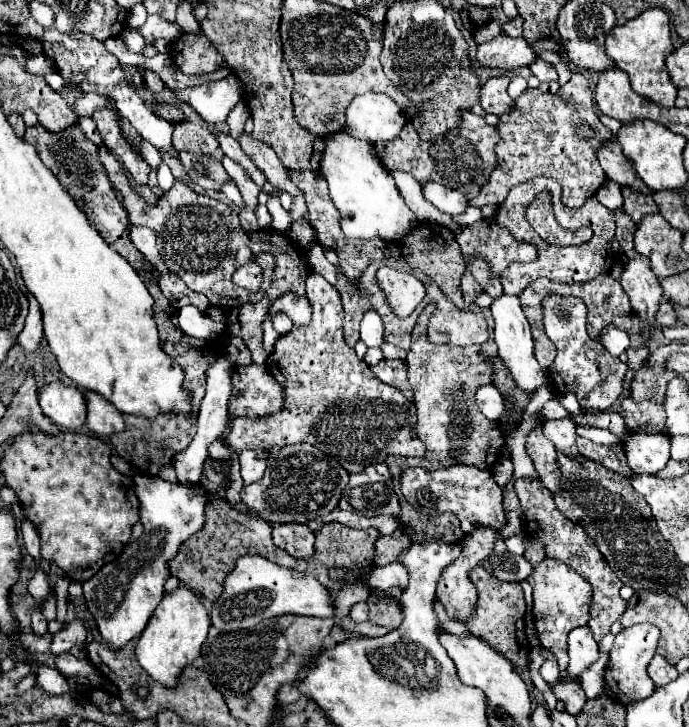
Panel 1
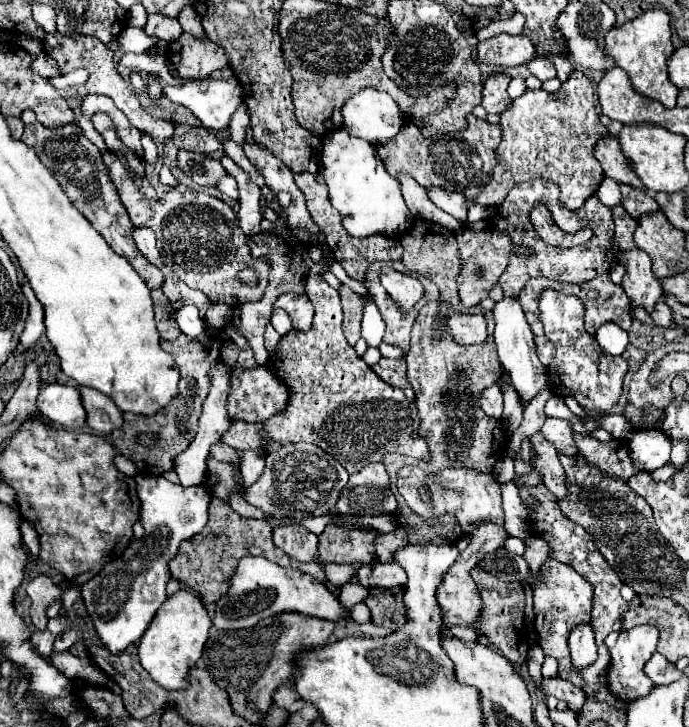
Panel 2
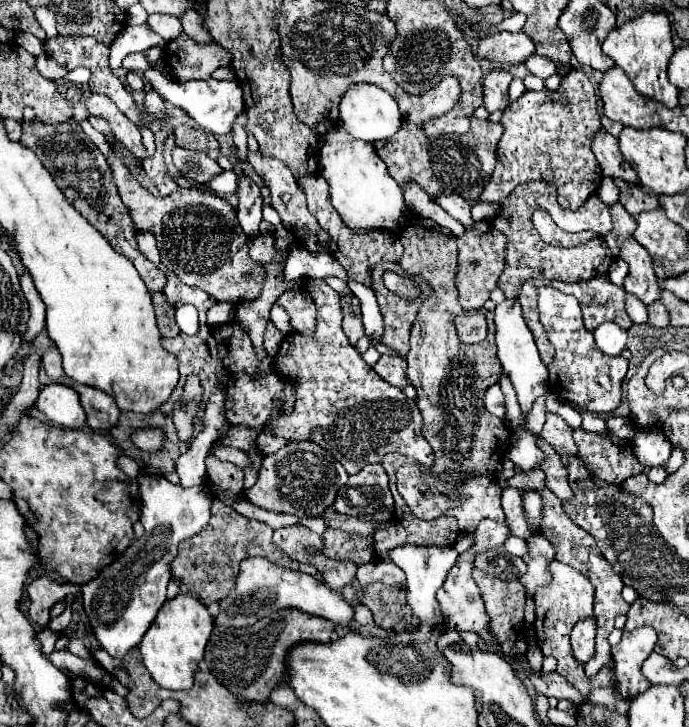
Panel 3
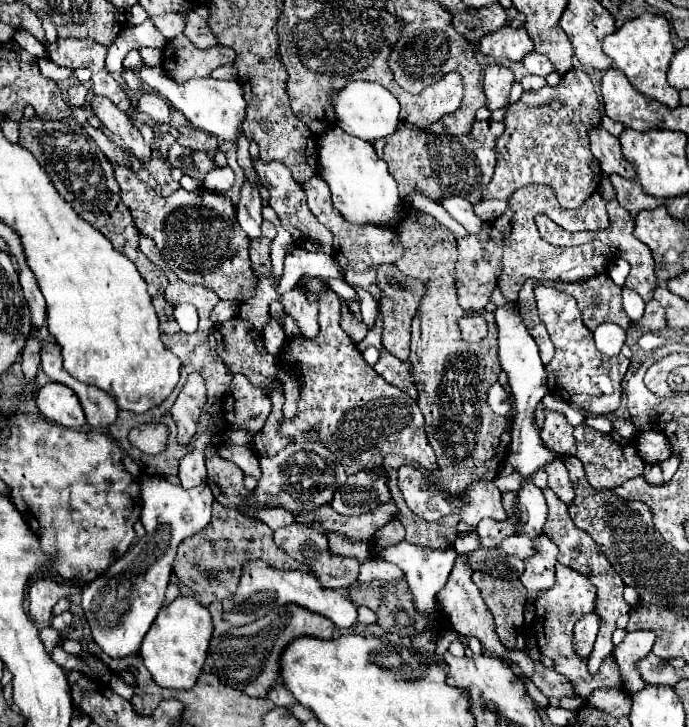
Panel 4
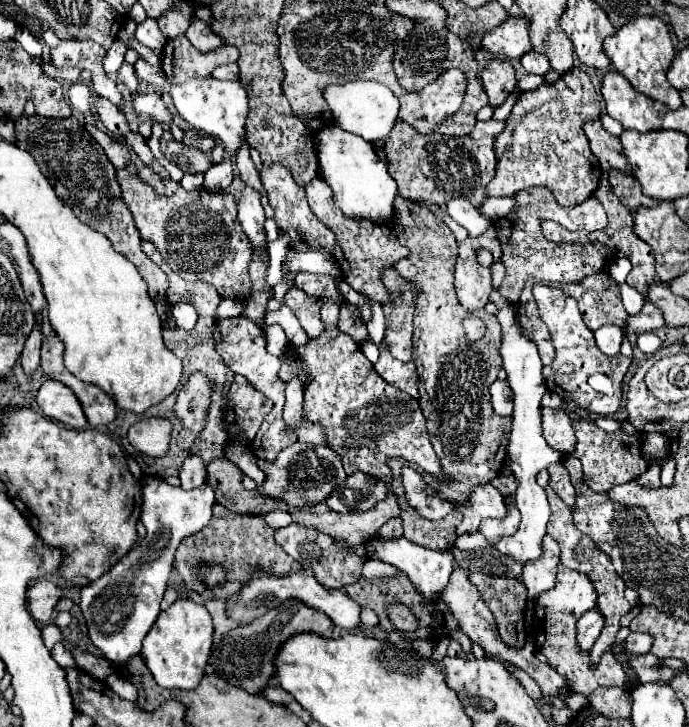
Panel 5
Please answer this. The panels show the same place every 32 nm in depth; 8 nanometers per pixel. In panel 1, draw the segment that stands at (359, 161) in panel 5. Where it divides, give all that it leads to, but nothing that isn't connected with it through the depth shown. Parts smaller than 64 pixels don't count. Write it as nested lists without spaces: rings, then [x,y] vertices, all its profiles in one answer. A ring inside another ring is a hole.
[[[338,132],[326,138],[326,150],[320,162],[330,198],[340,210],[340,228],[348,238],[380,238],[384,242],[400,242],[418,226],[416,214],[406,206],[392,176],[382,168],[382,162],[372,144]]]

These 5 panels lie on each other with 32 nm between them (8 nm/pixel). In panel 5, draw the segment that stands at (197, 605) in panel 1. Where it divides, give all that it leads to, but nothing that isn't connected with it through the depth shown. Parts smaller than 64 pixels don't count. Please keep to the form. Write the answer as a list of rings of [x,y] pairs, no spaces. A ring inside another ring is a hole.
[[[178,598],[168,610],[162,610],[142,642],[142,660],[162,688],[192,690],[204,676],[204,668],[212,648],[212,618],[202,604]]]

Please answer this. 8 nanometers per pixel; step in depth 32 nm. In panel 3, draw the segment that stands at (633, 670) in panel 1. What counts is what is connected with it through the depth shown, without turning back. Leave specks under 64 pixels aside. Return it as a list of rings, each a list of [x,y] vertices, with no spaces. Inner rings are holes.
[[[652,628],[624,630],[622,640],[612,648],[614,662],[614,688],[616,692],[632,700],[640,692],[646,692],[652,684],[642,676],[640,664],[654,652],[658,634]]]

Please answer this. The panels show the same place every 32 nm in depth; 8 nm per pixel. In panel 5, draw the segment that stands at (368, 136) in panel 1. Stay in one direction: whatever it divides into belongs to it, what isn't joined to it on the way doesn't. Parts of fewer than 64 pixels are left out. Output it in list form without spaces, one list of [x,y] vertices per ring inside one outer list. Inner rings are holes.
[[[356,80],[348,82],[344,86],[328,86],[324,92],[324,98],[328,106],[332,108],[334,120],[340,128],[362,136],[368,142],[376,142],[380,138],[386,138],[390,130],[394,128],[398,120],[398,100],[396,96],[380,82],[366,82],[366,80]]]

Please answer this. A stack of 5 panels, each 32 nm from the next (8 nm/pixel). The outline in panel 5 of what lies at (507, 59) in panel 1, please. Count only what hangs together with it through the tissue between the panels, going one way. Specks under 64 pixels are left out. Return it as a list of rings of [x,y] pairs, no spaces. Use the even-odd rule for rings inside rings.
[[[508,18],[502,26],[484,34],[482,50],[492,52],[498,58],[520,58],[532,50],[532,42],[528,38],[528,20]]]

